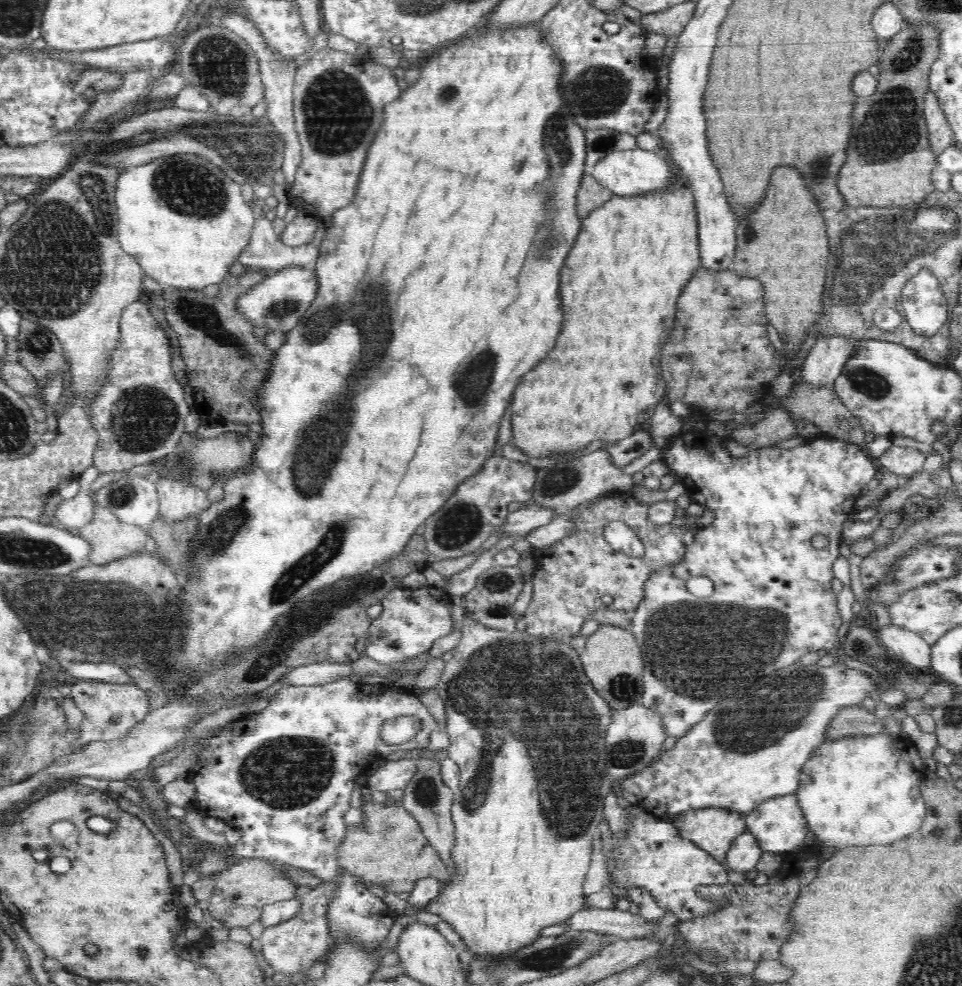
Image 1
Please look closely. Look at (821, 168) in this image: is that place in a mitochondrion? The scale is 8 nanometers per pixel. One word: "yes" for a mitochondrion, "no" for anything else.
yes

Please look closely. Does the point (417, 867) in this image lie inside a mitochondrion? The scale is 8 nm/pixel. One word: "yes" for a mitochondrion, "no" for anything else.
no

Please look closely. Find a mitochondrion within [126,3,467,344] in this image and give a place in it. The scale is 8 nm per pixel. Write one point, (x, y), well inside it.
(337, 115)

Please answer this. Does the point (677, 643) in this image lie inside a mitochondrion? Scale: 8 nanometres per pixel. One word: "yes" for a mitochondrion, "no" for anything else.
yes

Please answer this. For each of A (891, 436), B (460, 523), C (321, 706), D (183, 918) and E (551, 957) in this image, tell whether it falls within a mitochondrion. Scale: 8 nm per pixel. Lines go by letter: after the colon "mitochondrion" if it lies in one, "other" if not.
A: other
B: mitochondrion
C: other
D: other
E: mitochondrion

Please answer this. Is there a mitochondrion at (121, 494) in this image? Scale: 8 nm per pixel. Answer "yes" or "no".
yes

